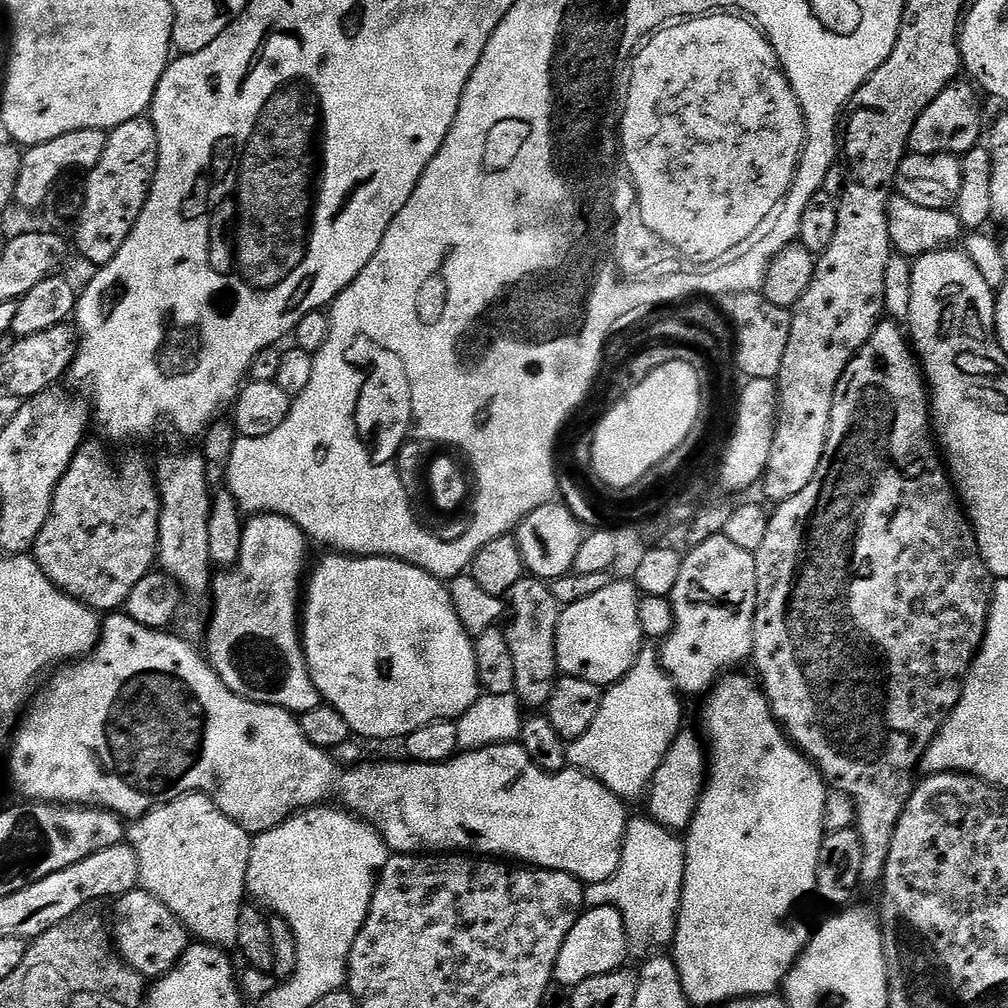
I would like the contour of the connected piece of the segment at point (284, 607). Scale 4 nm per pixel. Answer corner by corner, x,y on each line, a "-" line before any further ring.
276,512
256,514
249,520
252,521
244,524
242,550
234,570
221,571
212,582
212,621
209,619
206,624
206,659
218,678
222,678
234,694
250,702
278,706
293,714
312,711
322,701
320,691
308,677
302,643
302,577
305,575
304,563
308,560
310,541
293,520

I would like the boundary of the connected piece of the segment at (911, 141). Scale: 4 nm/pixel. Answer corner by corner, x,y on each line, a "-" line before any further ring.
953,82
949,88
942,90
942,94
938,94
938,98
934,98
934,102
930,102
930,106
926,106
926,110
914,122
914,130
910,130
910,138
908,139
908,152
918,155
952,155
961,157
964,153
977,147
982,140
982,128
980,132
980,104
976,101
978,92
971,83

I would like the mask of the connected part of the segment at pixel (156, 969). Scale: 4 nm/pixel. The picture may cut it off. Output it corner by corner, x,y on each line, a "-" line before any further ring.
128,892
113,904
116,905
112,908
112,916
110,915
110,935
120,959
145,978
165,976
190,946
188,929
149,892

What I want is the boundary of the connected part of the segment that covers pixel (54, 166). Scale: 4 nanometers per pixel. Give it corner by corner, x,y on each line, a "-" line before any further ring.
102,128
94,130
70,130
70,134
61,134
59,138
50,138
50,142
33,144
24,152
22,170
18,174
18,190
15,203
24,208
43,209
46,194
71,168
91,170
102,162
102,154
106,154
108,132

